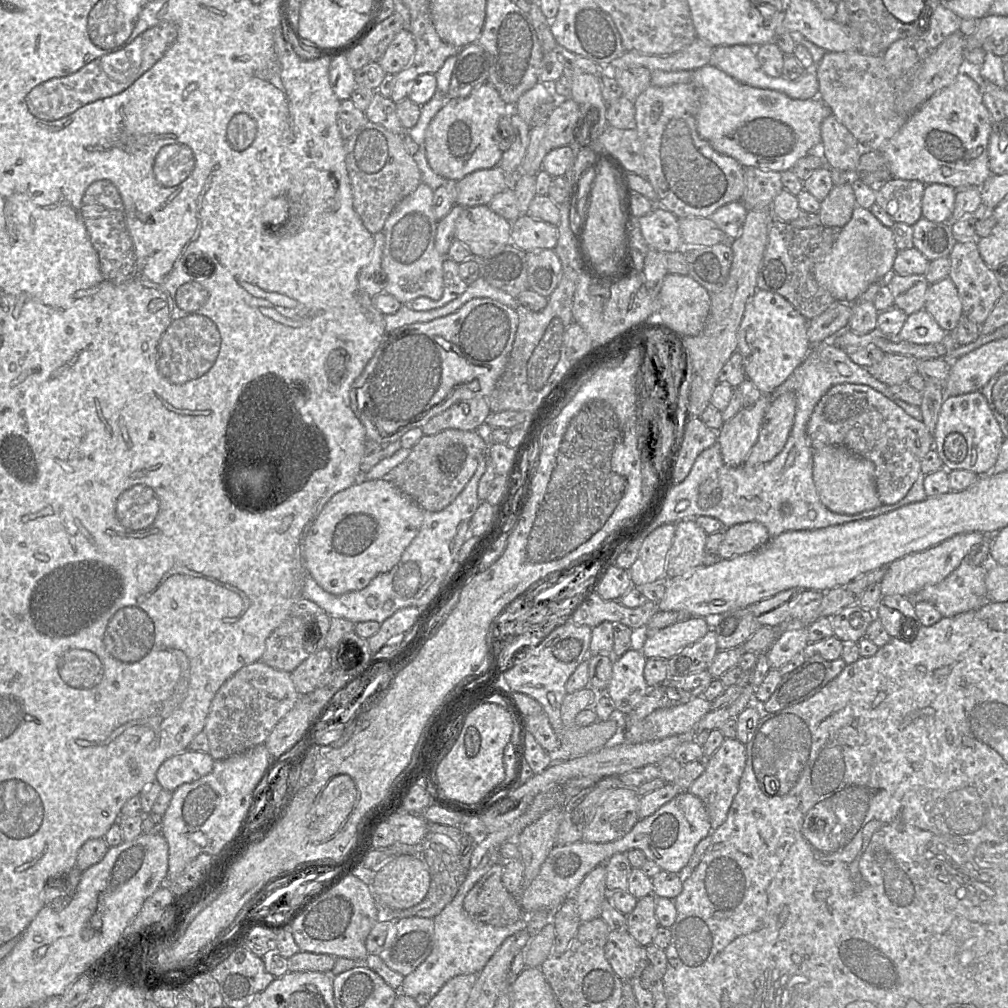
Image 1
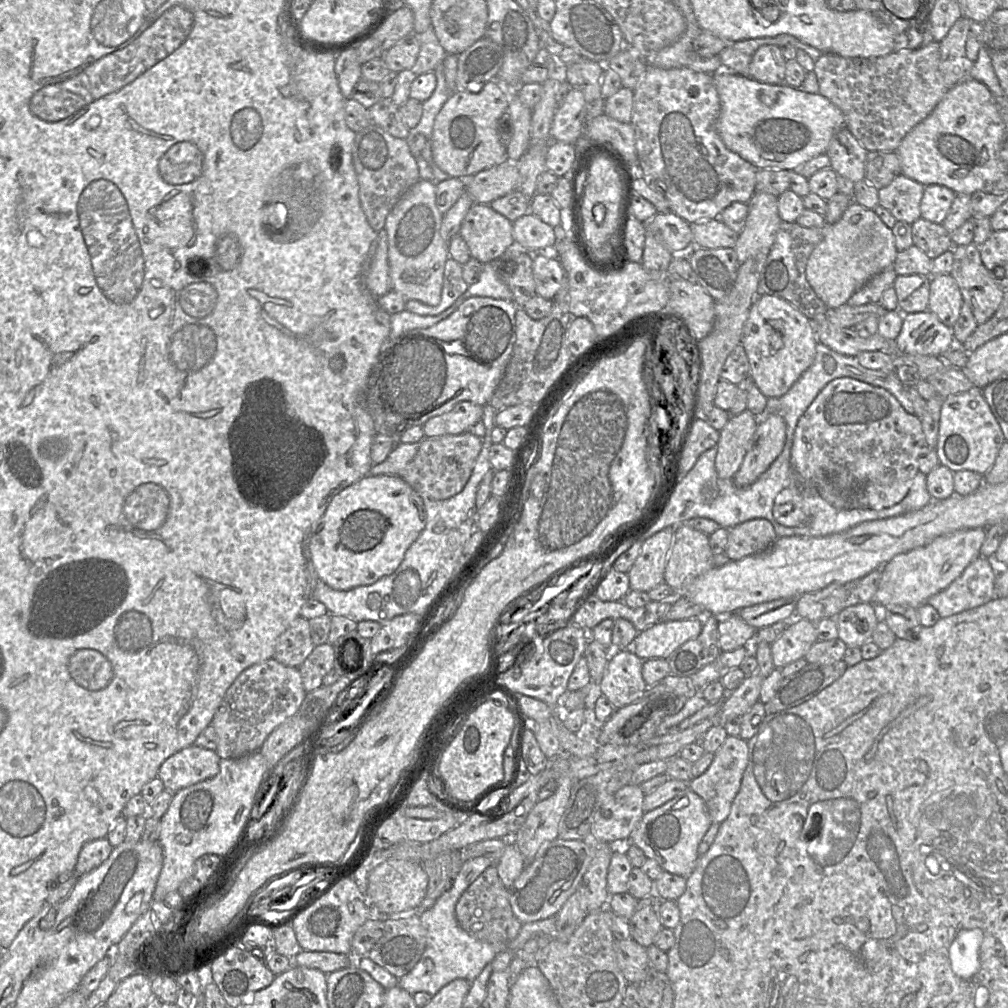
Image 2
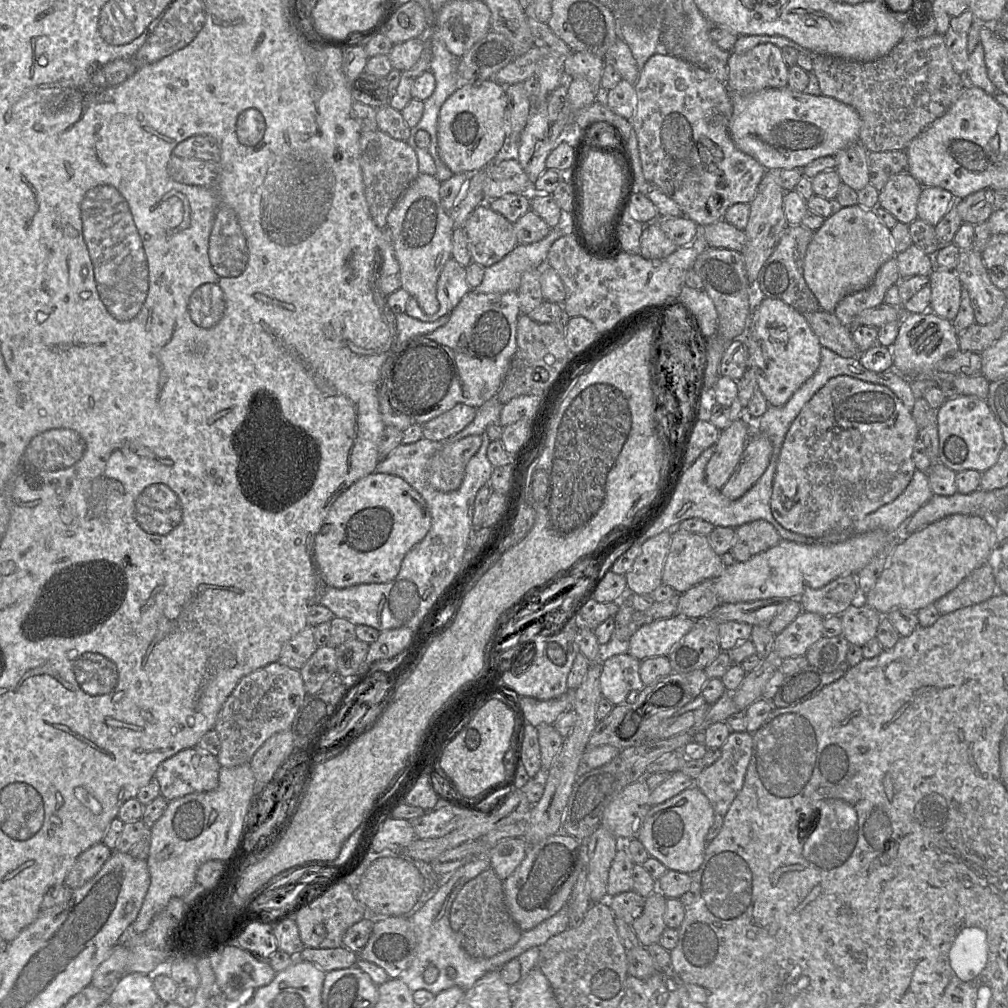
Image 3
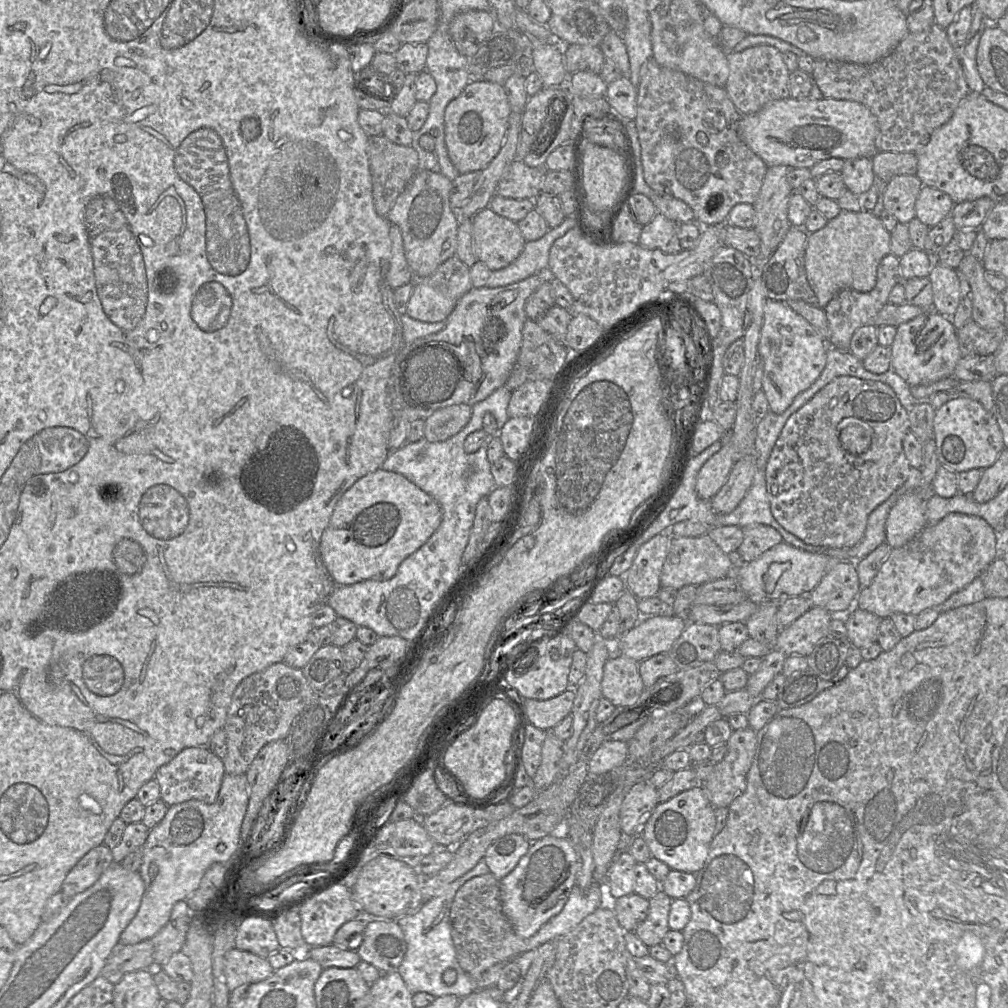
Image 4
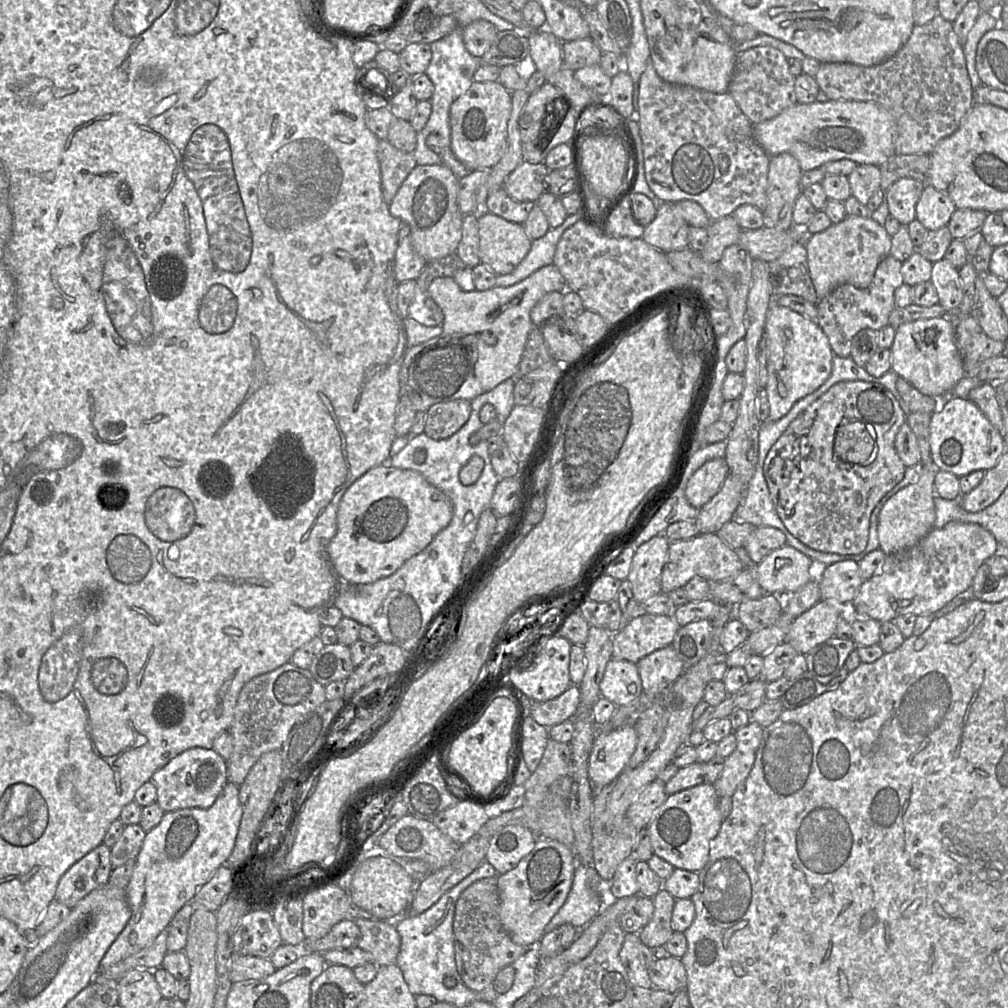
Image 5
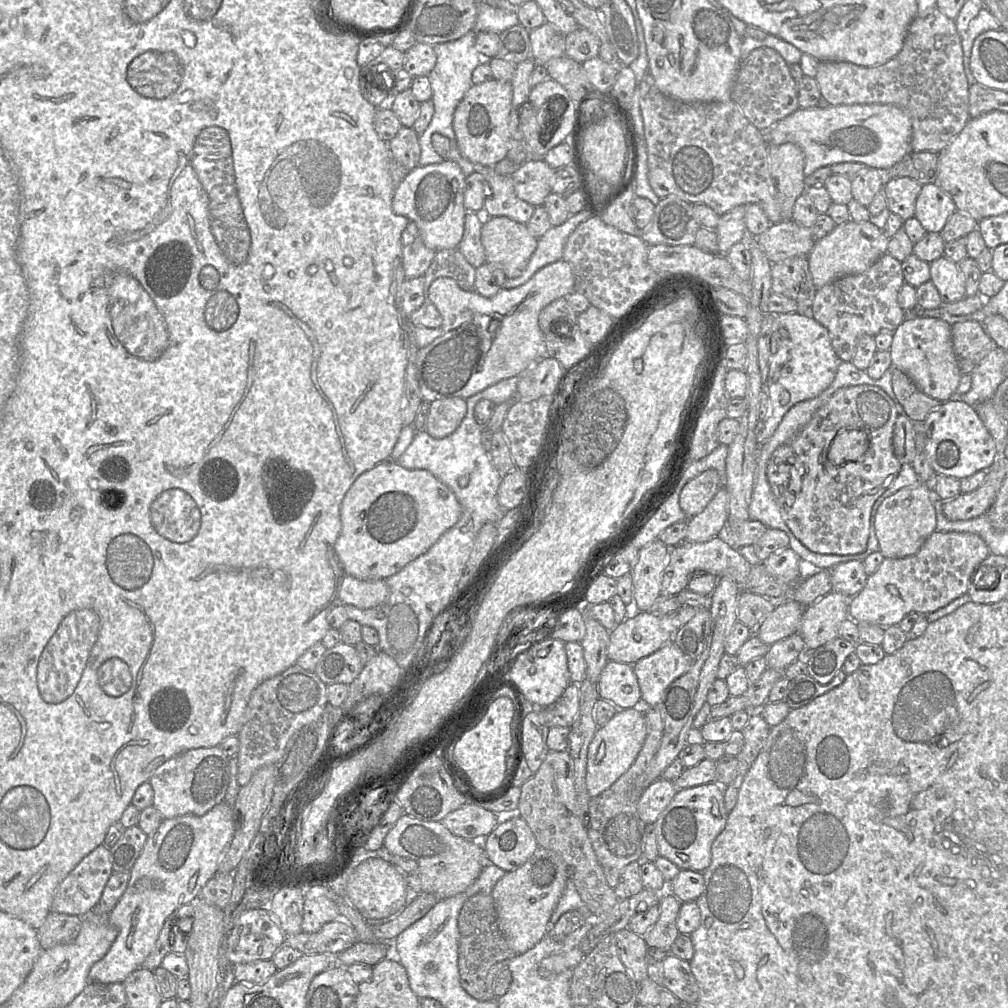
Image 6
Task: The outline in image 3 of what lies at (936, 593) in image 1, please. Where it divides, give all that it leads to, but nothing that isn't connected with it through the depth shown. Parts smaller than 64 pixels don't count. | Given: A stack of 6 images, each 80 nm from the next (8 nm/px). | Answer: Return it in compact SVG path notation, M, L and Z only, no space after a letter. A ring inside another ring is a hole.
M986 562L973 570L953 590L933 605L940 615L945 615L984 602L997 593L994 570L990 563Z

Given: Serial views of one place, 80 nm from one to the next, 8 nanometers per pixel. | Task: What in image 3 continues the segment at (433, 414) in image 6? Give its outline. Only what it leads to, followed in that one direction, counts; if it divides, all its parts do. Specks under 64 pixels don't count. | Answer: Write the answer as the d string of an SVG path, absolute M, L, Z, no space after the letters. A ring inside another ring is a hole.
M463 403L422 425L423 437L430 441L444 441L462 431L475 418L477 408Z

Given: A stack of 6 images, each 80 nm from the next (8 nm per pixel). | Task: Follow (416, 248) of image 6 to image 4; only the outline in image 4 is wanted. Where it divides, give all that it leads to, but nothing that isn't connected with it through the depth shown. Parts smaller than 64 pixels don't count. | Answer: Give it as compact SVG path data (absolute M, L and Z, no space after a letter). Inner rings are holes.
M397 225L390 227L392 242L391 259L387 273L387 281L392 289L397 289L413 282L413 273L407 263L401 231Z

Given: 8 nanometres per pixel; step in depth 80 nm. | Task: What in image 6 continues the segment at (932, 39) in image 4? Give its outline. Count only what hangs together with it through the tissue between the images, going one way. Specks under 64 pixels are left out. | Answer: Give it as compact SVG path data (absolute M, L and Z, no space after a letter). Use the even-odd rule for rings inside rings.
M937 7L925 17L915 17L902 49L888 62L863 67L850 62L820 61L815 79L821 96L832 106L892 104L900 107L911 119L913 152L940 152L970 118L970 85L963 66L960 33L955 20Z

